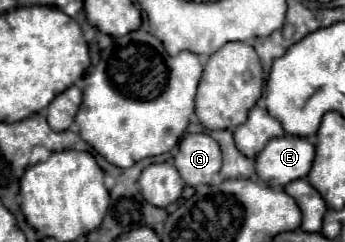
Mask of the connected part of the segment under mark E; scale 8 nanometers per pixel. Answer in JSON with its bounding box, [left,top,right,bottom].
[256,135,314,187]

